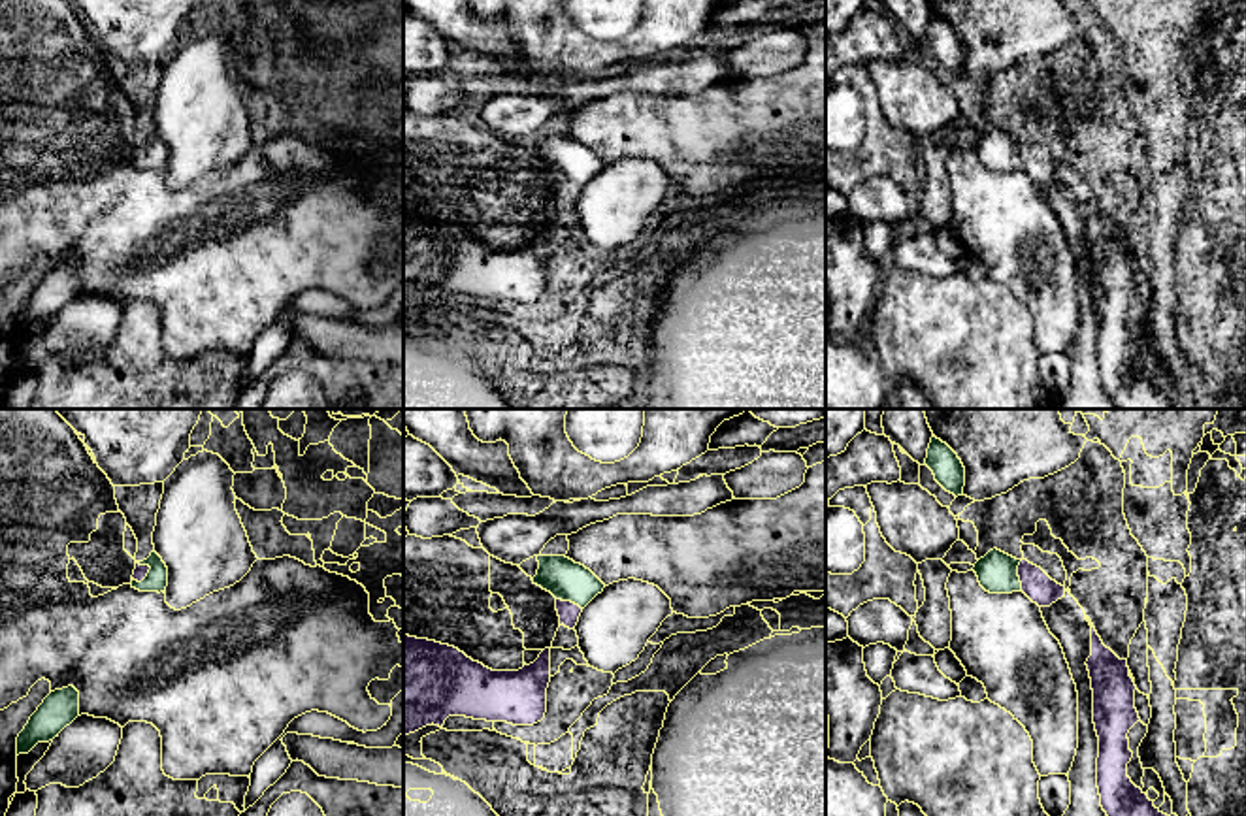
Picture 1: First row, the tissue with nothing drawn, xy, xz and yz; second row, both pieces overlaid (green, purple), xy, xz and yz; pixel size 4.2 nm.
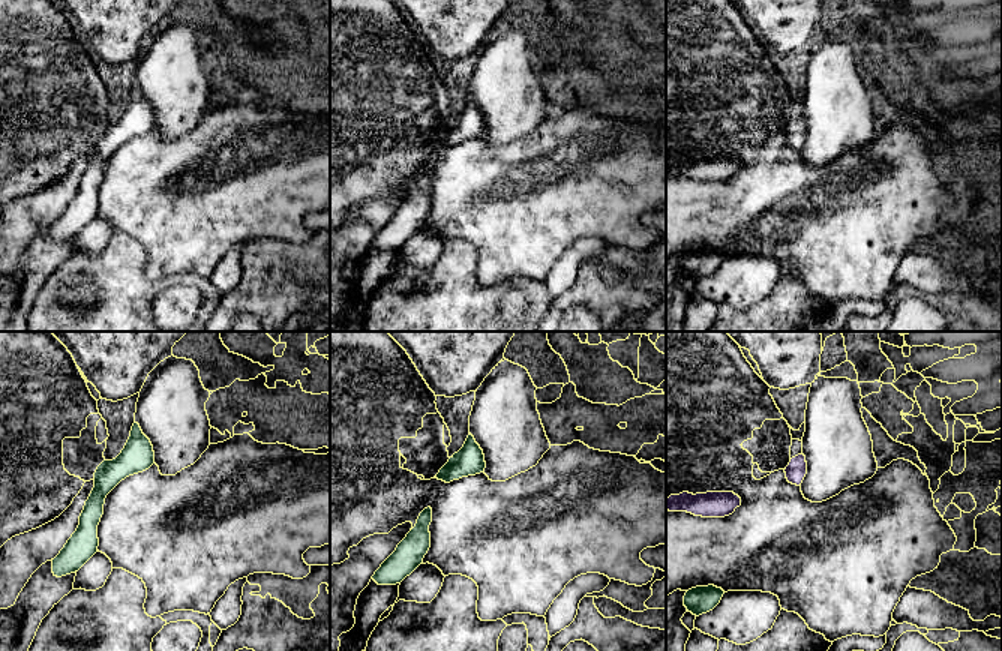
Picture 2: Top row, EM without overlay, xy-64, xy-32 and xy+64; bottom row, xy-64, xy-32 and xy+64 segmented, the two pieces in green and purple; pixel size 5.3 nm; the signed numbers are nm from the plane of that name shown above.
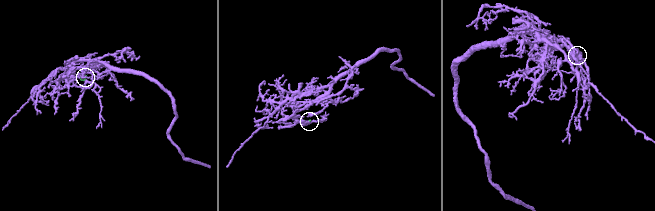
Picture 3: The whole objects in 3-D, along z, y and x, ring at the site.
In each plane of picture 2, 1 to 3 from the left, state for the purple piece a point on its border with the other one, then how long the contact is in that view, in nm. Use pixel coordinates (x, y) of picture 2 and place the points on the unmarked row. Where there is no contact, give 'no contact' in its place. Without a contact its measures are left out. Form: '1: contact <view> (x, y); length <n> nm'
1: no contact
2: no contact
3: no contact

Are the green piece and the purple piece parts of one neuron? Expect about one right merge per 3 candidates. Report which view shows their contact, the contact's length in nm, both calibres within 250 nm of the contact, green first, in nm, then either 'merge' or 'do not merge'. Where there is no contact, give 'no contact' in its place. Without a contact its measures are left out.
xy | 100 nm | 100/60 nm | merge

